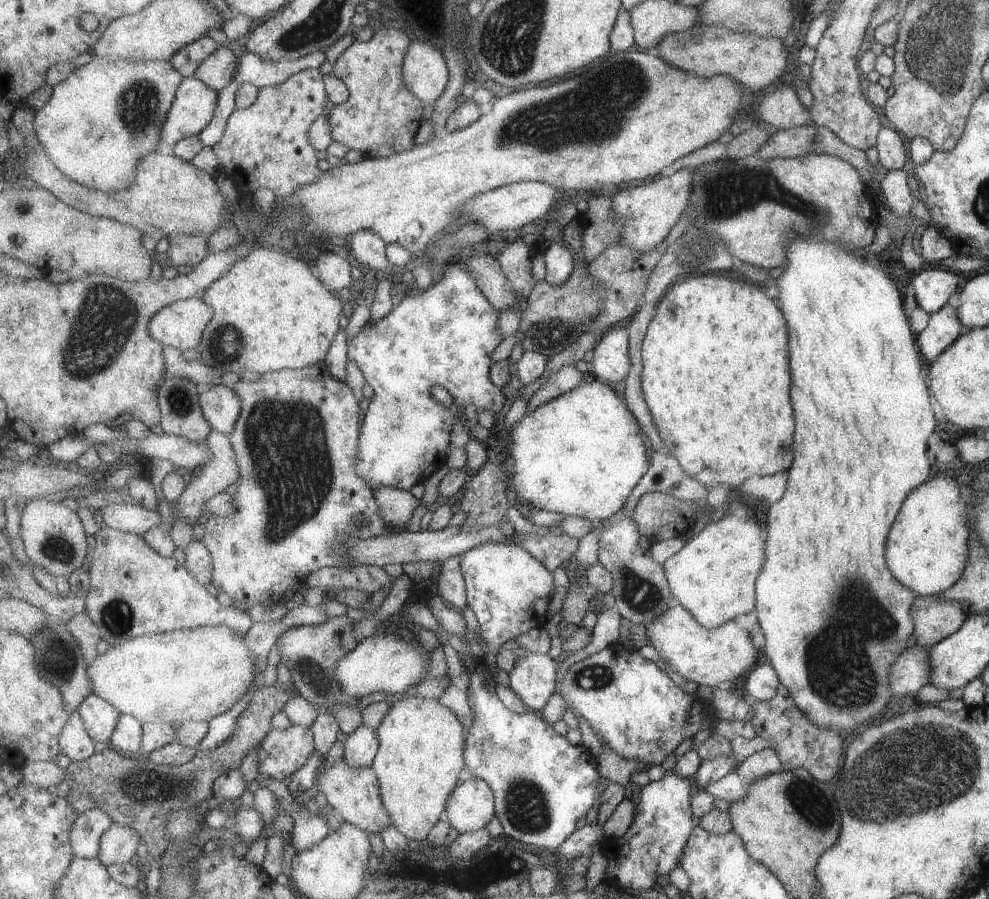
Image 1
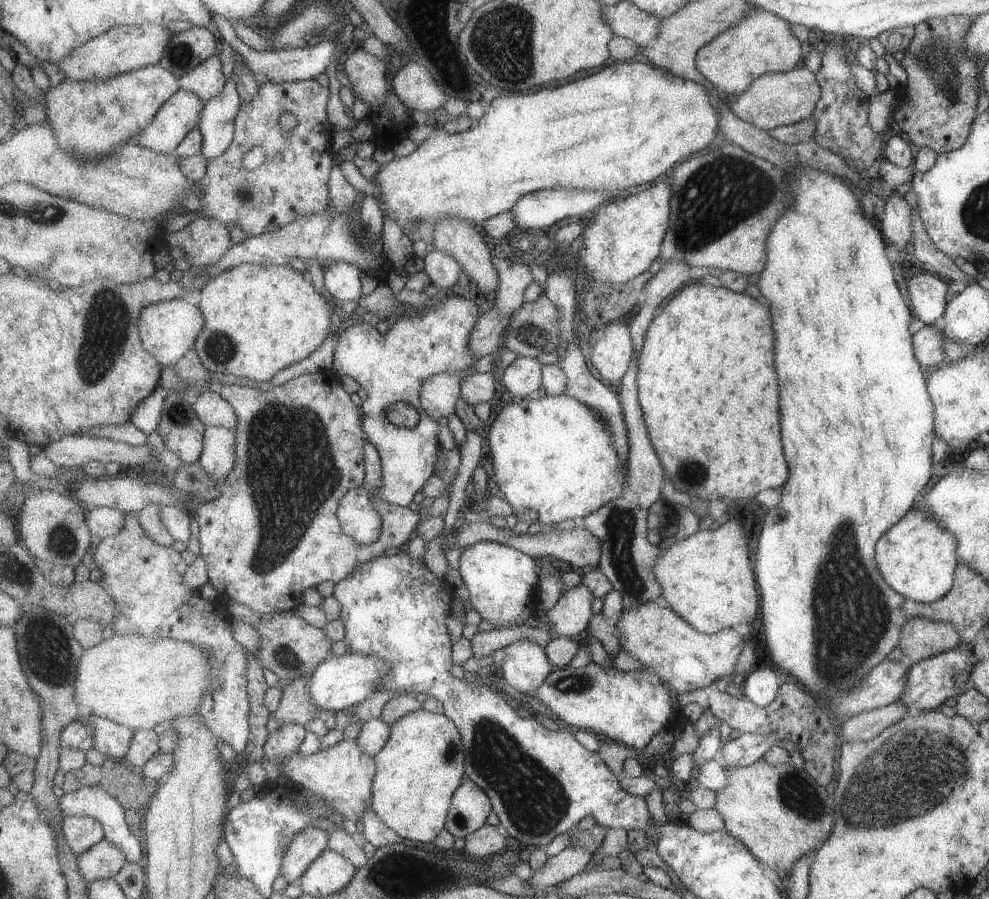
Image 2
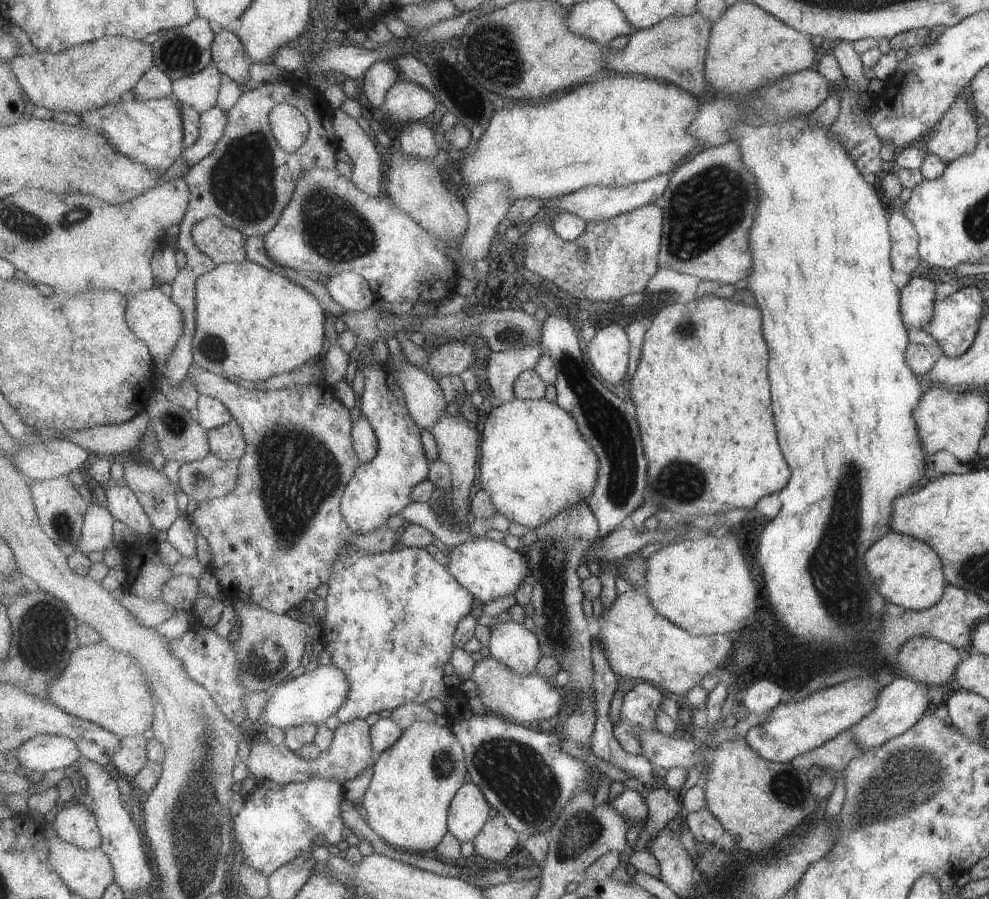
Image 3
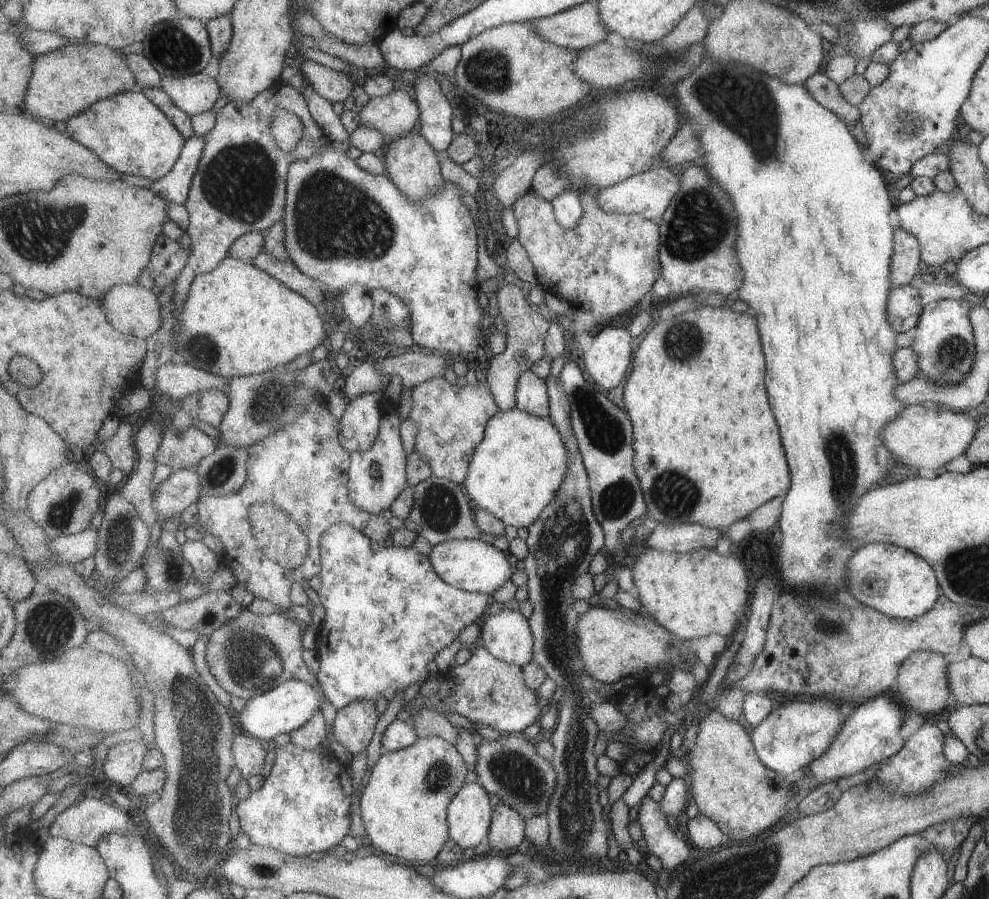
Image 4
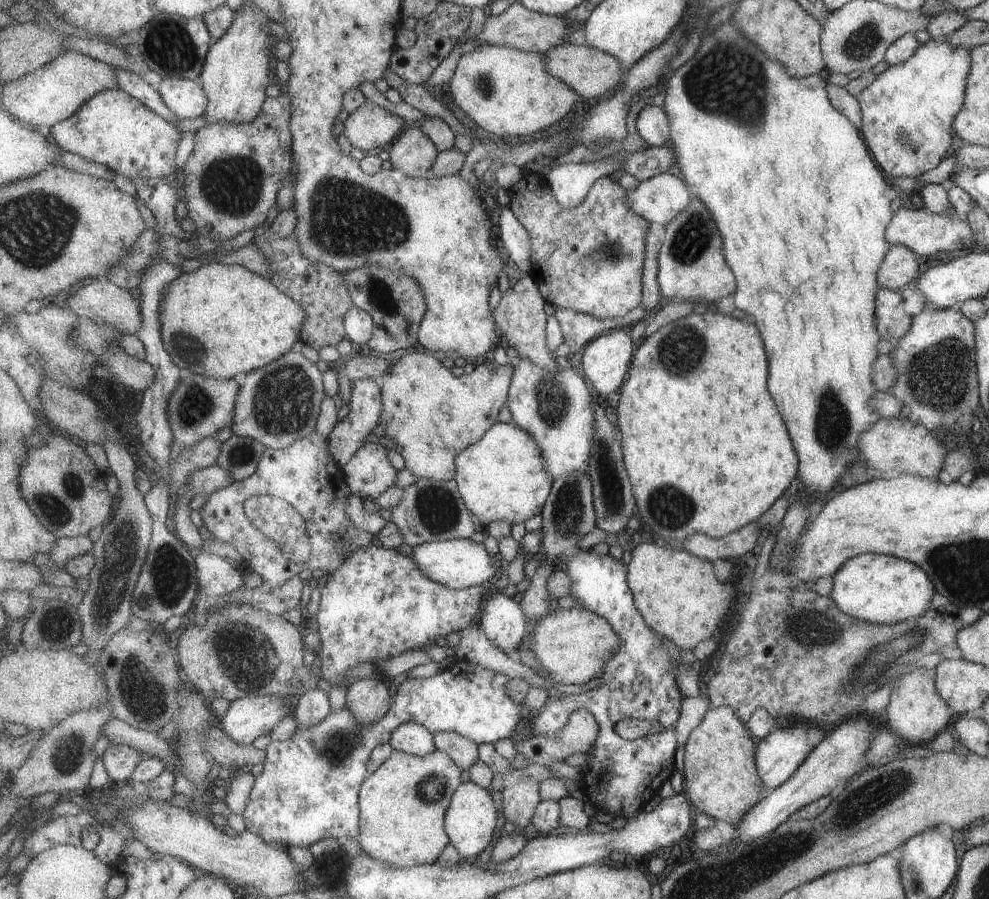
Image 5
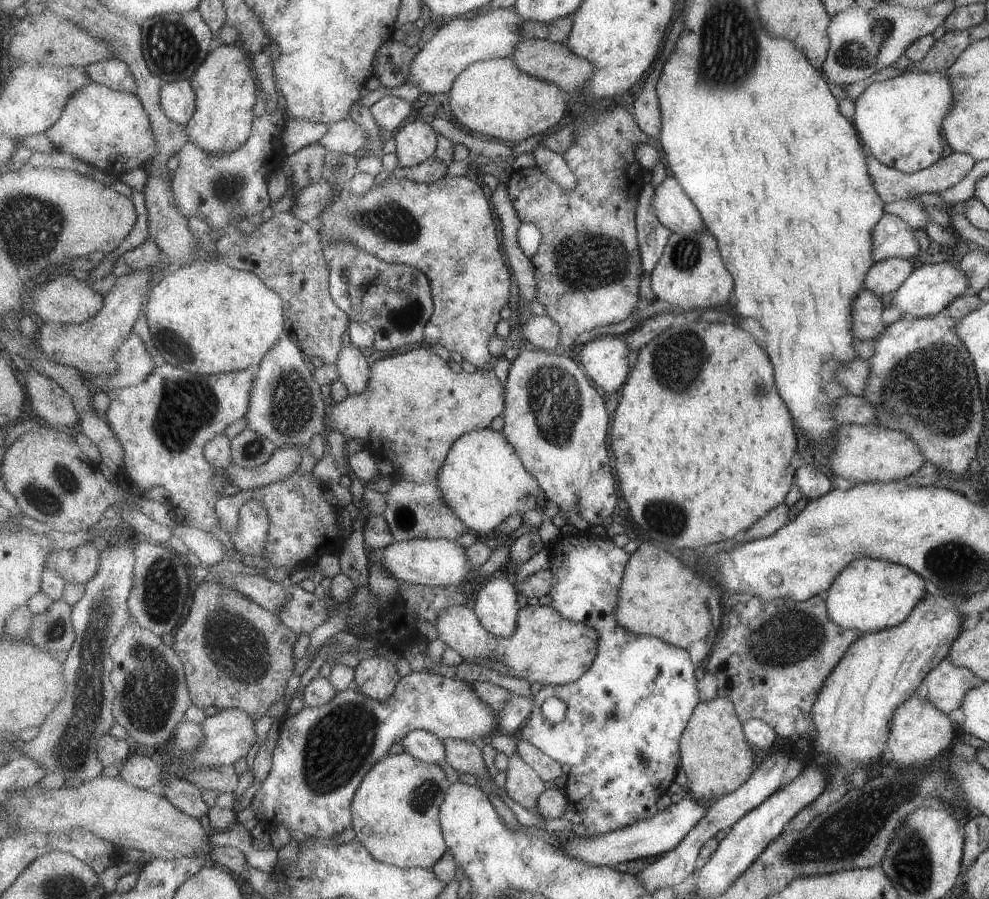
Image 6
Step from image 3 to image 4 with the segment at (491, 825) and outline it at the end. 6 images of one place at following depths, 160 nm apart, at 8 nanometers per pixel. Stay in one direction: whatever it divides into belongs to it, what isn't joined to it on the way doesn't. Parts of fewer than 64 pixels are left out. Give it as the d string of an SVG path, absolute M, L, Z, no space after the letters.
M499 802L495 807L495 816L488 839L492 850L511 850L523 844L527 838L526 819L519 810L509 806L509 804Z

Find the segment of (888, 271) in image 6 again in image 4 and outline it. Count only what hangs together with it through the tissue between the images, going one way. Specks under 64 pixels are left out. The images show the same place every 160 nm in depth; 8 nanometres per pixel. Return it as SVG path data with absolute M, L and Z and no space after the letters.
M897 228L893 234L892 266L889 266L889 278L894 287L910 285L922 276L918 270L921 260L918 242L911 234Z

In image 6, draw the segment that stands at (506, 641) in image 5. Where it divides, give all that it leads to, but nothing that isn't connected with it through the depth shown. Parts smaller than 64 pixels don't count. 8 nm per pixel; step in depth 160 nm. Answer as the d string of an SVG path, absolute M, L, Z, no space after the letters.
M509 574L507 578L503 576L494 579L487 583L477 594L474 611L479 617L481 624L495 637L495 638L509 638L515 634L518 627L518 618L520 617L519 606L519 592L515 590L515 586L509 582Z

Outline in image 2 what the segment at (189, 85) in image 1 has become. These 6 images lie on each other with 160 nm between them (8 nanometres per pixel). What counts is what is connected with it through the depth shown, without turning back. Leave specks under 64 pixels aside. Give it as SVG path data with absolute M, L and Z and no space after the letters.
M179 89L132 143L157 152L174 153L187 134L200 125L205 105L197 94Z

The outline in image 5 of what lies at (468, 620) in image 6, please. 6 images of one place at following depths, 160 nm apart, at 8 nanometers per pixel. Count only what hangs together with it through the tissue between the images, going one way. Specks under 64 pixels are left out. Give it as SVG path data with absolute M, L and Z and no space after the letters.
M475 624L461 631L462 641L456 650L458 660L471 661L485 668L510 676L511 679L531 680L531 669L518 661L517 657L507 654L503 649L494 646L493 641Z

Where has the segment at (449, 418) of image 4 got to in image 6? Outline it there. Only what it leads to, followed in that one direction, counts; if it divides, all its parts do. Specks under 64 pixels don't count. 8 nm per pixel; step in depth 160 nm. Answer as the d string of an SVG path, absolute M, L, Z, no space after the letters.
M426 344L403 354L372 361L372 375L366 391L358 395L350 395L343 402L336 403L327 416L328 430L339 430L347 441L360 438L365 447L371 442L387 452L399 463L401 478L418 483L435 482L445 464L453 444L458 438L471 431L486 429L492 422L504 414L506 407L506 385L503 386L495 374L495 370L477 368L472 373L453 372L447 361L443 360Z

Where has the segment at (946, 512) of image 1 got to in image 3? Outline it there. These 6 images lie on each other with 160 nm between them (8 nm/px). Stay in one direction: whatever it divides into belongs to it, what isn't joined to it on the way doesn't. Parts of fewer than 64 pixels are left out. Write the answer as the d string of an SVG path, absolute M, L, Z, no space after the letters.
M889 531L864 554L865 568L872 579L872 586L886 600L904 609L918 611L939 602L945 586L941 574L939 555L922 540L909 535Z

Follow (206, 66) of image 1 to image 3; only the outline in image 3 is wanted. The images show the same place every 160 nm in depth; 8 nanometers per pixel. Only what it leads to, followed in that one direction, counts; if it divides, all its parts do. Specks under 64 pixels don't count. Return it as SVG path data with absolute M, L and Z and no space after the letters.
M215 63L190 76L173 82L174 97L191 106L200 115L215 108L221 92L222 73Z

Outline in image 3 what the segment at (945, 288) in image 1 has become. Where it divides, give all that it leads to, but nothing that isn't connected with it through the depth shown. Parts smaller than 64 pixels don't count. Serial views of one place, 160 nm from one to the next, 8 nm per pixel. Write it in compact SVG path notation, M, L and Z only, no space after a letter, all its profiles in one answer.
M915 276L901 288L900 315L905 326L921 329L933 318L933 281L927 280L927 276Z

